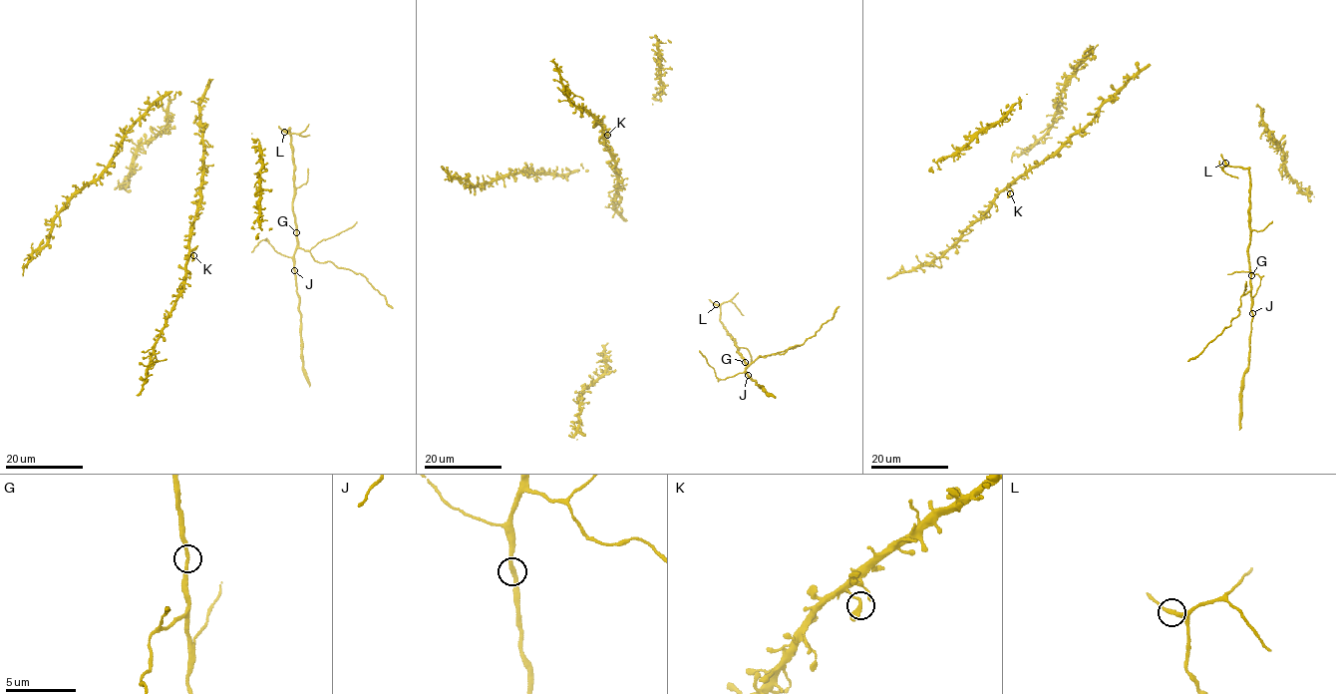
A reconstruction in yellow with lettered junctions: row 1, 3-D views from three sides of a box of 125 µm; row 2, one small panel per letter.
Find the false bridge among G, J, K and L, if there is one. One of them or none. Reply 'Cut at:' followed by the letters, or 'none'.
Cut at: none

